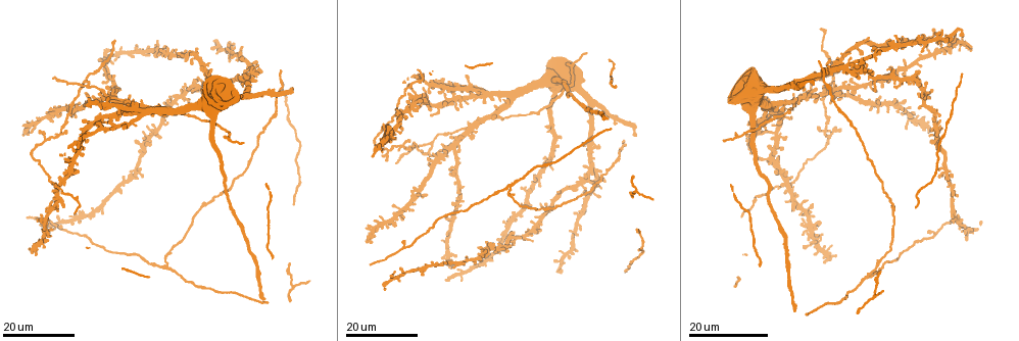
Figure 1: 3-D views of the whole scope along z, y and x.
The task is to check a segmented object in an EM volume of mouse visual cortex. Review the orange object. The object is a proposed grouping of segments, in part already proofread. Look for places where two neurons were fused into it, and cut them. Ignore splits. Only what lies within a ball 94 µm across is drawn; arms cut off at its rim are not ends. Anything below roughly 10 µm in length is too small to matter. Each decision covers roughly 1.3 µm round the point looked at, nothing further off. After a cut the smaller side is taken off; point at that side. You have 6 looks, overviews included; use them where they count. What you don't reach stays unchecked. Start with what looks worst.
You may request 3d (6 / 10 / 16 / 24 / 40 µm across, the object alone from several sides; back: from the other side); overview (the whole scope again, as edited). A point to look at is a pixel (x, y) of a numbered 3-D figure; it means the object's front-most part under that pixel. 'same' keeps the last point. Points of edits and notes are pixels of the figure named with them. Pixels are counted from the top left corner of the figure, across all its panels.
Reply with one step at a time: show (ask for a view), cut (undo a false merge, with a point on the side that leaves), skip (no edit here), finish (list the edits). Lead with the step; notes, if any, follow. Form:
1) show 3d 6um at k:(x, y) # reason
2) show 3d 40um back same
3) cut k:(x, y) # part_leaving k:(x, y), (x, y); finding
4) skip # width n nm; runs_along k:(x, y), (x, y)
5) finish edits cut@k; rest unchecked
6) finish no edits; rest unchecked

show 3d 16um at 1:(499, 118) # three arms meet

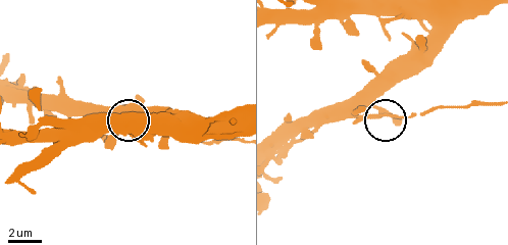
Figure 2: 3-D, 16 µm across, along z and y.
show 3d 6um at 2:(381, 116)

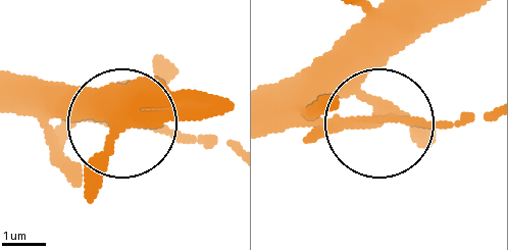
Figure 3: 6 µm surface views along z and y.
skip # width 180 nm; runs_along 3:(426, 12), (364, 89), (394, 121), (489, 121); one neuron here

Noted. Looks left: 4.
show 3d 24um at 1:(510, 184) # three arms meet

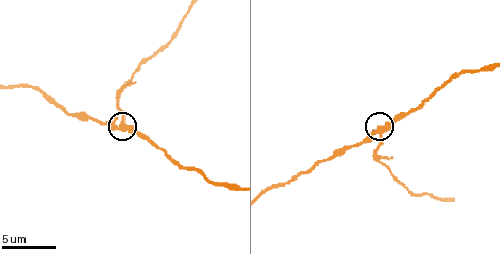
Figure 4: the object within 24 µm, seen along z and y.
show 3d 10um at 4:(122, 124)

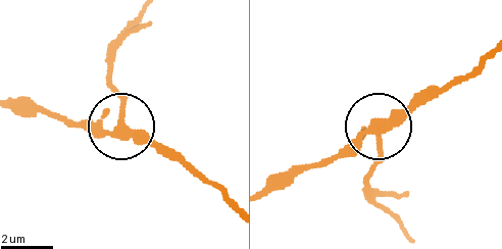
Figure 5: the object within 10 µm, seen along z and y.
skip # width 280 nm; runs_along 5:(232, 204), (211, 184), (119, 127), (93, 132), (76, 125); continuous, no second neuron

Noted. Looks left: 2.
show 3d 24um at 1:(429, 142) # two arms in line, one across

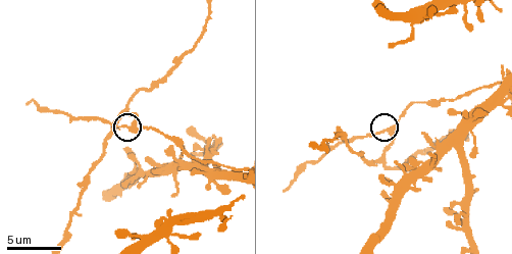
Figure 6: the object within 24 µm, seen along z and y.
show 3d 6um at 6:(131, 125) # closer look

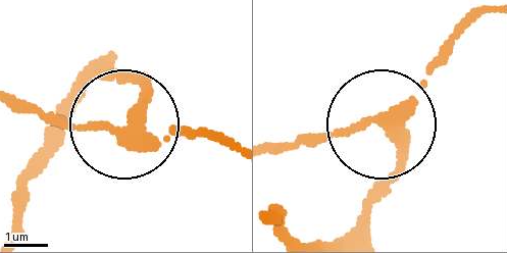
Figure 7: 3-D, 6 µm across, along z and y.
skip # runs_along 7:(230, 147), (13, 113); all the same neuron

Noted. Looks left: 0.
finish no edits; rest unchecked

